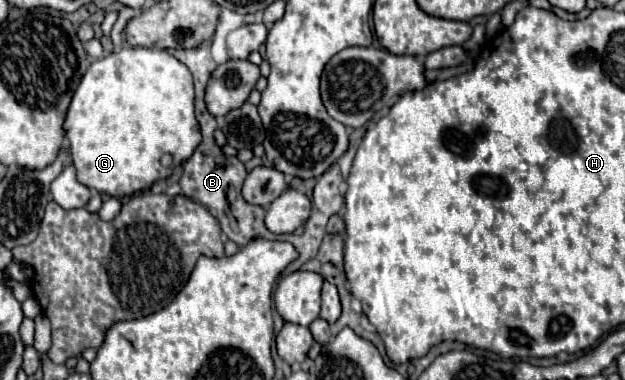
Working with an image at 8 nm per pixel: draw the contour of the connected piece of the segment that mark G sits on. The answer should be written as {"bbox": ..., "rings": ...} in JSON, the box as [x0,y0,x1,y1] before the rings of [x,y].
{"bbox":[64,48,202,196],"rings":[[[122,48],[118,52],[112,52],[106,58],[100,58],[96,62],[92,62],[90,68],[86,70],[86,74],[82,76],[82,80],[80,80],[80,84],[78,84],[74,96],[72,96],[68,116],[66,116],[66,122],[64,122],[64,130],[66,130],[66,136],[70,140],[70,156],[72,156],[72,162],[74,162],[76,170],[78,170],[78,180],[84,186],[96,188],[98,192],[108,194],[108,196],[132,196],[132,194],[152,186],[158,178],[168,178],[176,166],[180,166],[184,160],[190,158],[190,154],[194,152],[194,148],[202,140],[200,138],[200,126],[198,126],[198,120],[194,116],[192,74],[186,68],[186,64],[182,64],[172,54],[168,54],[164,50],[158,50],[158,48]]]}

